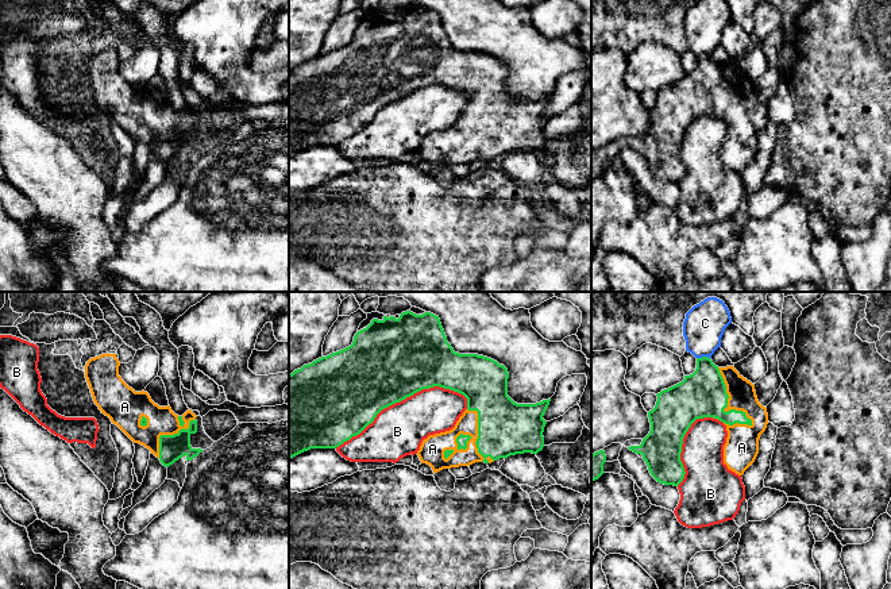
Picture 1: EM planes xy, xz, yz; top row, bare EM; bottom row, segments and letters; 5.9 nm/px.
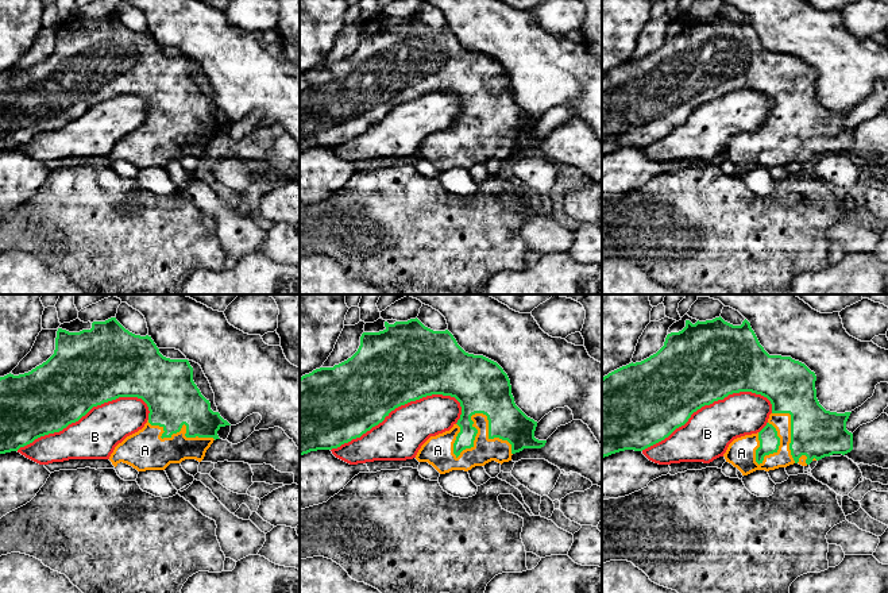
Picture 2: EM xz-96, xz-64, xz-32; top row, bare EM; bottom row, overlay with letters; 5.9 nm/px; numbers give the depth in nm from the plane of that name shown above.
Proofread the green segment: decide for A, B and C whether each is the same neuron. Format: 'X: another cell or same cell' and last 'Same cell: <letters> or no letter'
A: same cell
B: another cell
C: another cell
Same cell: A

